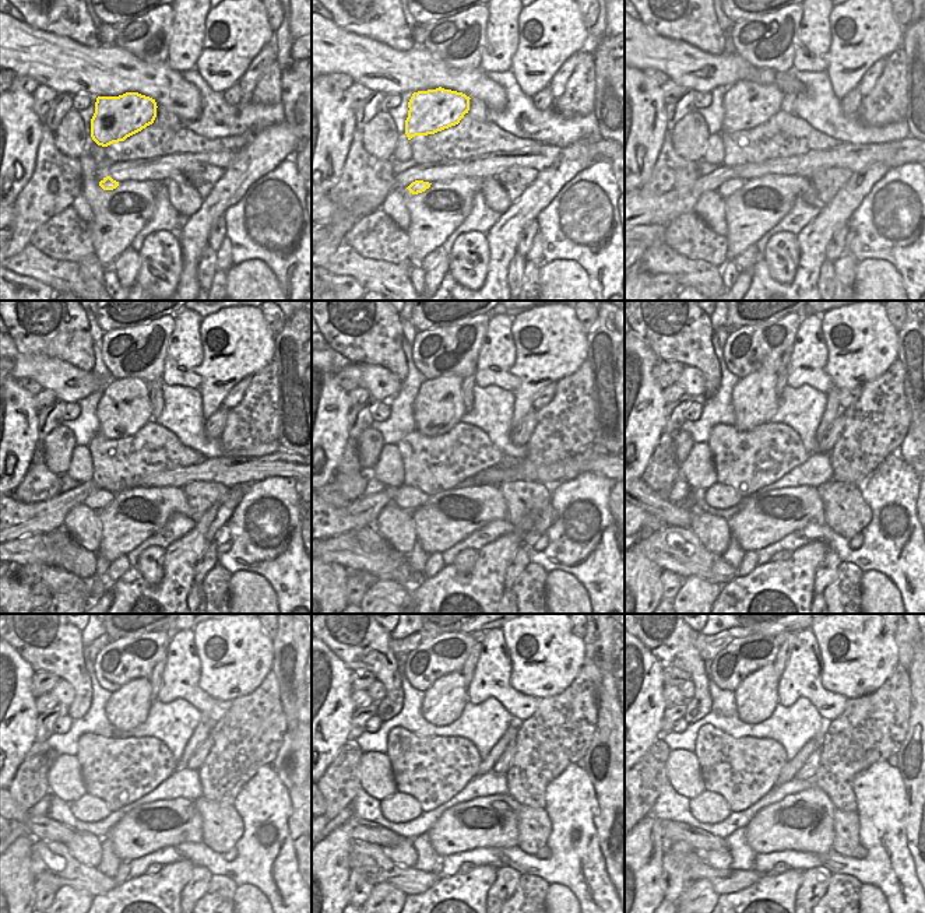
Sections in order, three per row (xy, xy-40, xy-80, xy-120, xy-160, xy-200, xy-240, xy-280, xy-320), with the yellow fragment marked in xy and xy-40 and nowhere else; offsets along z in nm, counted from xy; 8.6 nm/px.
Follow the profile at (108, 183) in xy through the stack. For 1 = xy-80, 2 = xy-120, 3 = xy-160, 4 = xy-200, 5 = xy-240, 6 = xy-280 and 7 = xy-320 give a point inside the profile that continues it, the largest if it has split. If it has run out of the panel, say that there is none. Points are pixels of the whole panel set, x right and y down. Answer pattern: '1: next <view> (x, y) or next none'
1: next xy-80 (728, 188)
2: next xy-120 (99, 498)
3: next xy-160 (408, 498)
4: next xy-200 (718, 495)
5: next xy-240 (88, 808)
6: next xy-280 (398, 808)
7: next xy-320 (710, 807)

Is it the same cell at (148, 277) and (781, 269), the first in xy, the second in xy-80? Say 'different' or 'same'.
same

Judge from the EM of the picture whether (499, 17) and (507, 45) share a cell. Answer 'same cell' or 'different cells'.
same cell

